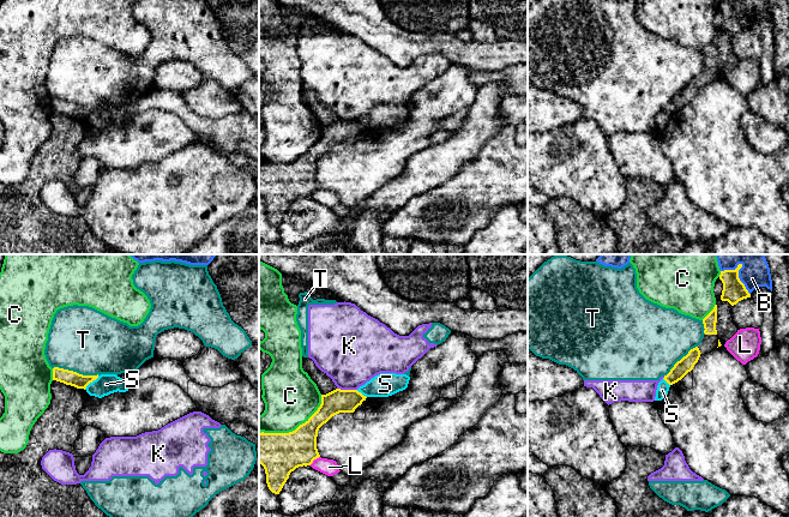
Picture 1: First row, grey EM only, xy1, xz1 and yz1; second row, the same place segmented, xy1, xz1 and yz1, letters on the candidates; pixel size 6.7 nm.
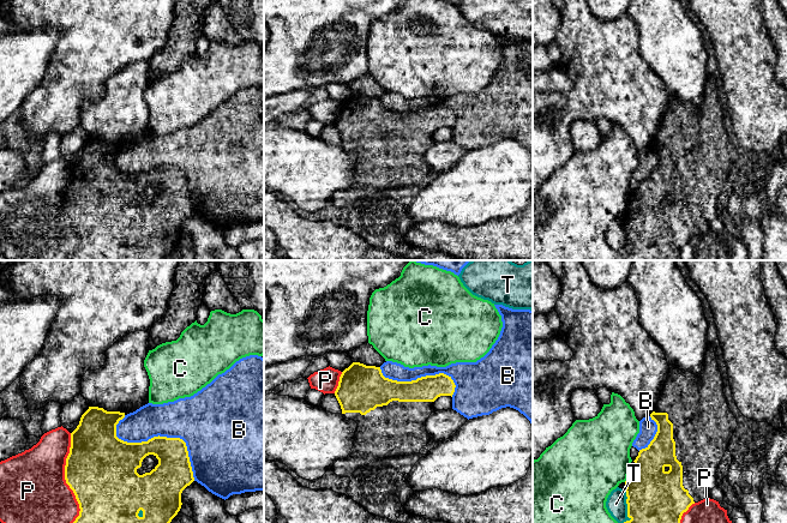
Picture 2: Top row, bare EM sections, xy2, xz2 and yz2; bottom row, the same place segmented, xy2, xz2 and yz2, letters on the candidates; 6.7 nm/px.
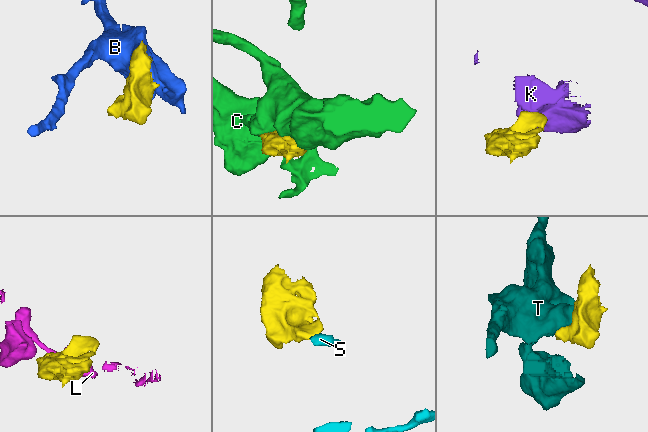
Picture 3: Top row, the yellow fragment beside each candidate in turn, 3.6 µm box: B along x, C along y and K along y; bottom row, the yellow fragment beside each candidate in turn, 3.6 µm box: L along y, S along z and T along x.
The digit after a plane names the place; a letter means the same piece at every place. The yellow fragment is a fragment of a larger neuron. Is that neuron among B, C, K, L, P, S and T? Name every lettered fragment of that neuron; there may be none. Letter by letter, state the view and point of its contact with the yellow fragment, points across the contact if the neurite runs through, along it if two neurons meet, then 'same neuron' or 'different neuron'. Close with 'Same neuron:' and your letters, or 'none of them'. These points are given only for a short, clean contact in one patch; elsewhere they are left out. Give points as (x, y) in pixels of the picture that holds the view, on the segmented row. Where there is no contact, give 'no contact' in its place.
B: xy2 (162, 437) | different neuron
C: xz1 (296, 428) | different neuron
K: xz1 (347, 390) | different neuron
L: xz1 (314, 458) | different neuron
P: xy2 (65, 478) | different neuron
S: xy1 (91, 382) | along xy1 (98, 376), (84, 389) | different neuron
T: xy1 (76, 372) | different neuron
Same neuron: none of them

